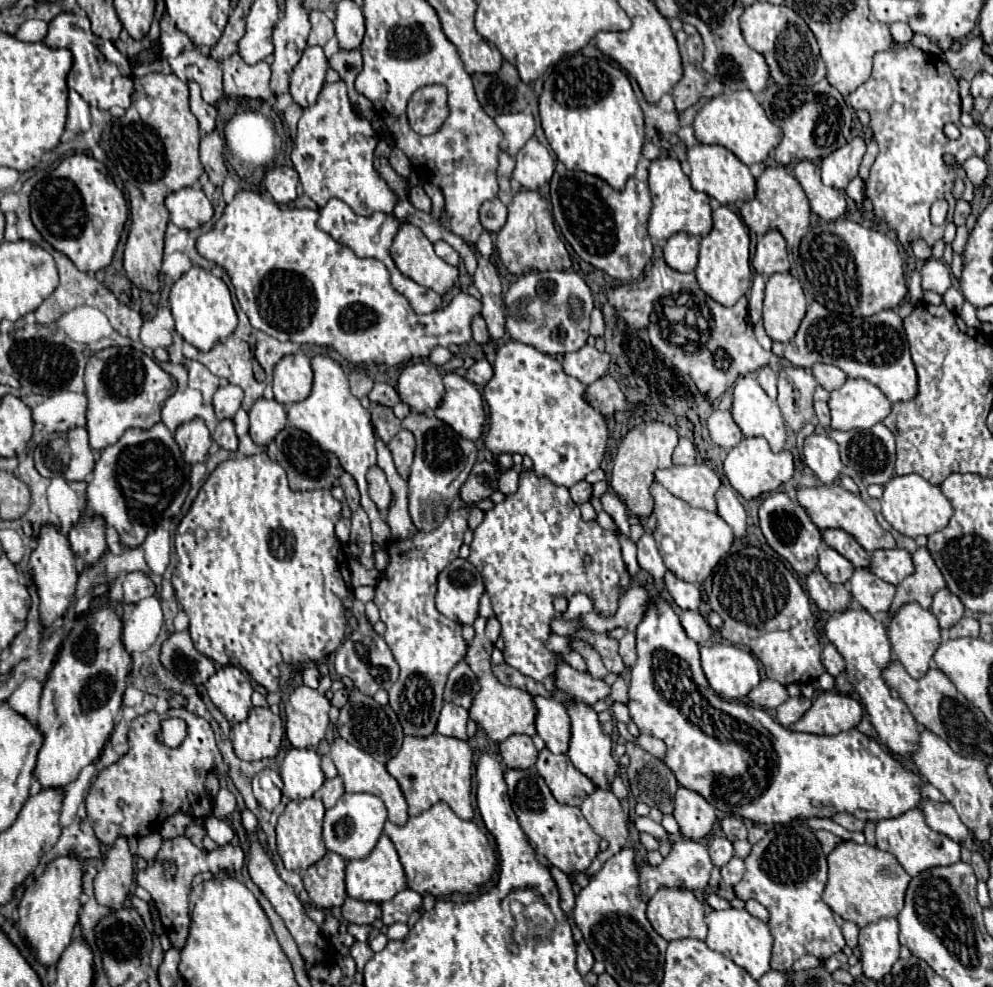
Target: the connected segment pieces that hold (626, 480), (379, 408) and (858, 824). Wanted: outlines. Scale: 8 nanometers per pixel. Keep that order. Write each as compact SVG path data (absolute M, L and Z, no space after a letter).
M642 421L640 425L632 427L624 435L624 439L618 447L618 453L614 457L610 485L618 493L618 497L626 503L626 507L632 515L642 519L652 513L654 501L652 501L648 489L654 481L656 469L664 469L664 467L672 465L672 451L676 447L676 443L678 443L678 433L670 425L660 423L660 421Z
M378 403L372 405L372 423L378 431L378 437L384 443L388 443L400 431L400 419L394 417L390 407L384 407L384 405L378 405Z
M834 813L830 819L836 821L838 825L842 825L842 827L846 827L848 831L862 831L862 825L864 825L864 821L856 819L856 817L850 815L850 813Z

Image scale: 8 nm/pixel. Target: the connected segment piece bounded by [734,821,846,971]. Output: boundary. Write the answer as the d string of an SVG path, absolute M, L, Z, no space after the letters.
M792 821L768 827L764 839L752 847L752 853L744 859L744 863L746 873L734 891L738 899L756 899L770 913L768 929L774 939L770 961L772 969L788 971L794 961L804 955L814 955L820 961L826 961L844 949L846 943L842 929L836 925L832 909L822 901L828 873L826 855L806 825Z

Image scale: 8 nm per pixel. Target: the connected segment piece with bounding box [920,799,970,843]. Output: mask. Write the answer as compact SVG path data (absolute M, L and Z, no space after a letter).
M924 799L922 805L920 805L920 811L924 813L926 823L928 823L934 831L938 831L938 833L950 837L950 839L956 841L956 843L964 843L964 841L968 839L970 831L968 831L968 827L960 821L956 809L954 809L950 803L934 803L934 801L930 801L930 799Z

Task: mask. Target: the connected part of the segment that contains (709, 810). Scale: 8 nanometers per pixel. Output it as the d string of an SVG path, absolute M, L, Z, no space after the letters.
M678 785L674 795L674 813L680 831L688 839L702 839L716 821L716 809L696 791Z

